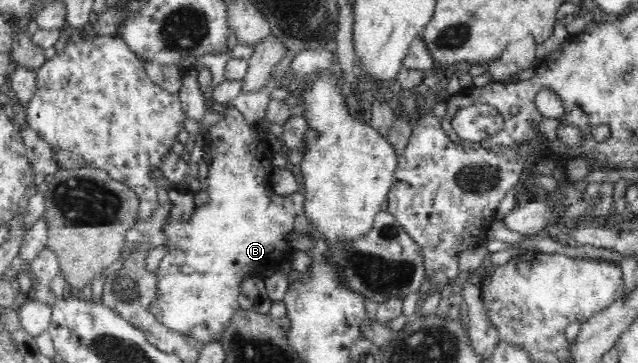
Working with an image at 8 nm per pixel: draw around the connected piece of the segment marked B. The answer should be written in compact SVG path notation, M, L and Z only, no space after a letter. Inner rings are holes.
M228 106L227 115L212 125L206 136L209 200L195 207L189 221L173 223L169 213L167 221L161 225L165 234L165 241L161 245L167 248L167 252L155 271L157 291L149 305L149 312L170 331L189 334L199 340L203 347L211 341L219 342L235 313L240 310L238 286L245 275L258 272L269 276L294 249L291 233L313 233L311 224L303 214L303 193L277 195L273 192L270 178L275 166L271 164L273 153L267 145L269 142L265 142L264 130L259 125L247 124L237 109Z

